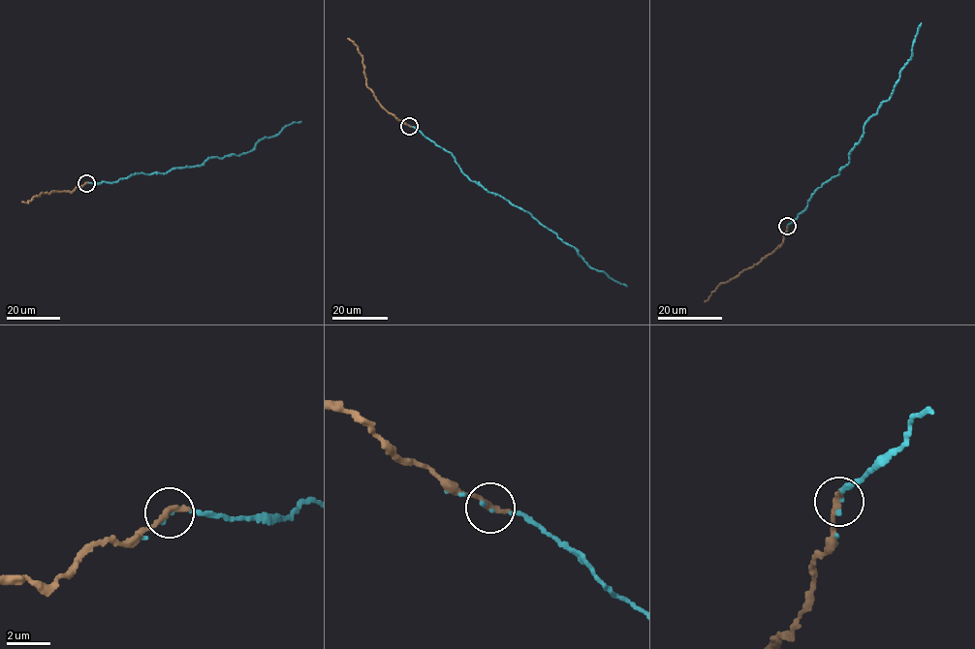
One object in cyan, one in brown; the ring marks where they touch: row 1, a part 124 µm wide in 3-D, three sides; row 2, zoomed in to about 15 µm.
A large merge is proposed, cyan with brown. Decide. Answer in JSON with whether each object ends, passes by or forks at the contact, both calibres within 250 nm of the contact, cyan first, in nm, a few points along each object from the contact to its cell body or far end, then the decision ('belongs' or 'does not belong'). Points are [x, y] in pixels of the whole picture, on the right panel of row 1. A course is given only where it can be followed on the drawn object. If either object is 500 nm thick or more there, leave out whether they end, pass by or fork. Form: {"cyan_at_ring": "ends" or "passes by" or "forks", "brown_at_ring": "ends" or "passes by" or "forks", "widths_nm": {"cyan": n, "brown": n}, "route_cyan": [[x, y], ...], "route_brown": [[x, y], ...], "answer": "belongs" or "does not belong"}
{"cyan_at_ring": "ends", "brown_at_ring": "ends", "widths_nm": {"cyan": 140, "brown": 380}, "route_cyan": [[788, 226], [818, 187], [849, 162], [849, 154], [860, 139], [863, 127], [888, 100], [910, 59], [921, 22]], "route_brown": [[787, 226], [780, 245], [751, 267], [721, 282], [705, 301]], "answer": "belongs"}

